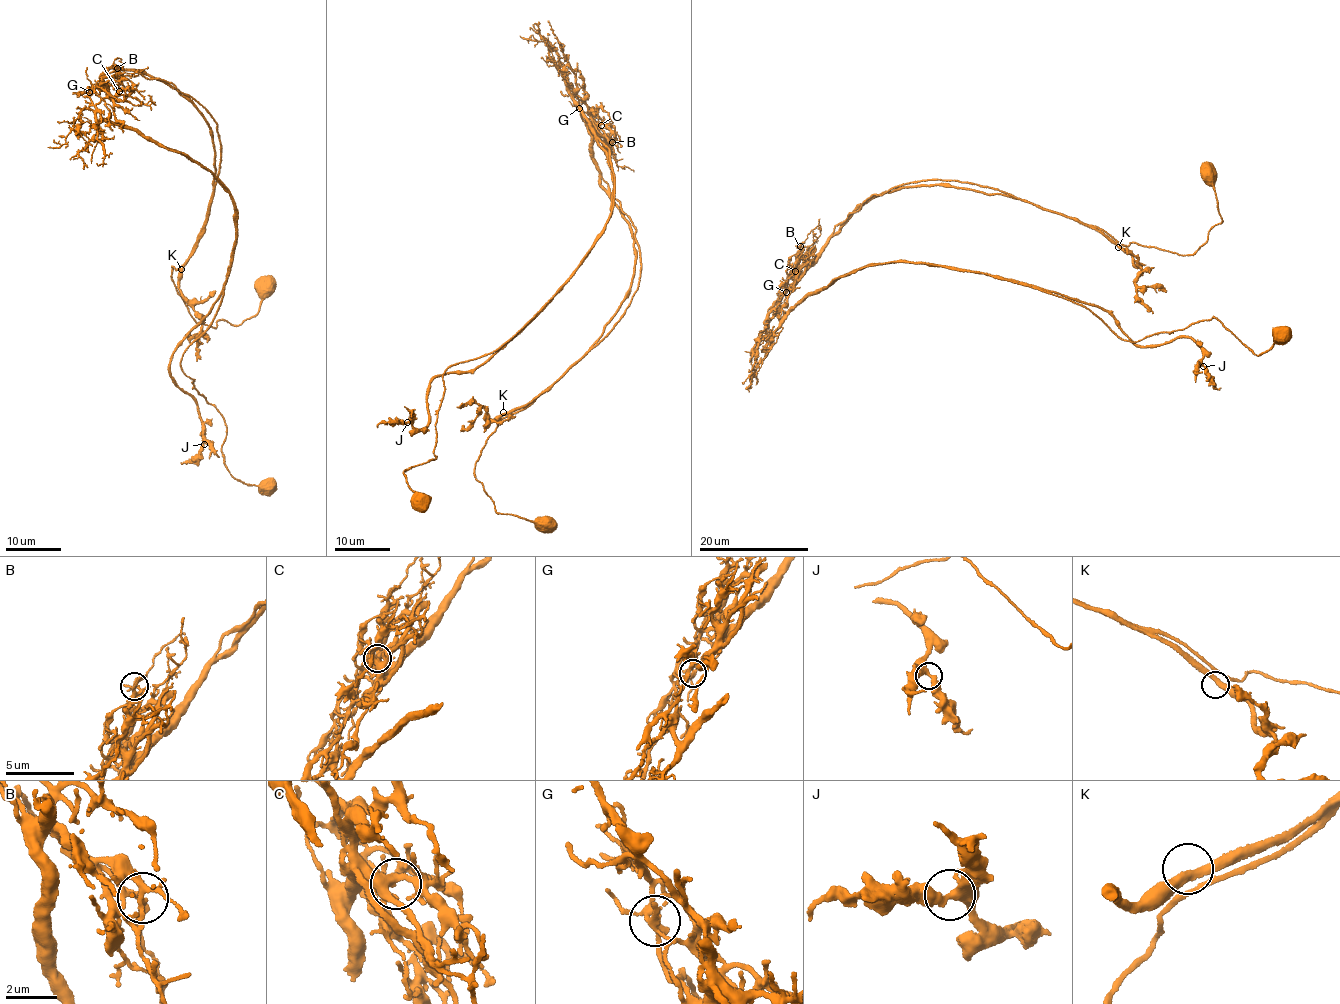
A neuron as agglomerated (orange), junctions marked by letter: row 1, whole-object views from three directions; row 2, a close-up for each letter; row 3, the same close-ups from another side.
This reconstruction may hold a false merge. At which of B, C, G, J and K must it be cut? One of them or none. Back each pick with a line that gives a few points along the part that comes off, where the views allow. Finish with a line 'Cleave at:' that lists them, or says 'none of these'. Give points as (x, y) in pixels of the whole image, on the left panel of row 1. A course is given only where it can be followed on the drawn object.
G: (89, 92), (97, 120), (231, 194), (224, 289), (181, 368), (226, 423), (226, 469), (276, 487)
Cleave at: G

